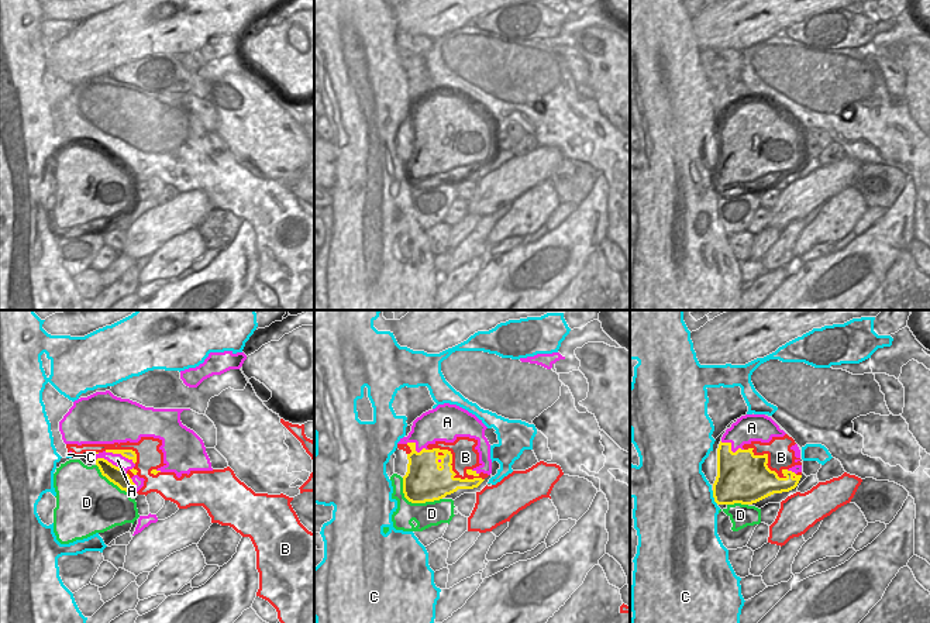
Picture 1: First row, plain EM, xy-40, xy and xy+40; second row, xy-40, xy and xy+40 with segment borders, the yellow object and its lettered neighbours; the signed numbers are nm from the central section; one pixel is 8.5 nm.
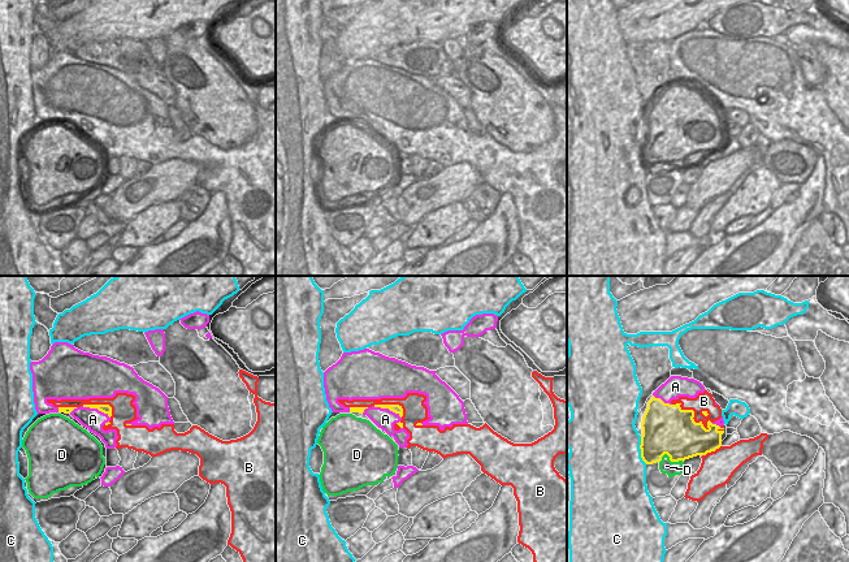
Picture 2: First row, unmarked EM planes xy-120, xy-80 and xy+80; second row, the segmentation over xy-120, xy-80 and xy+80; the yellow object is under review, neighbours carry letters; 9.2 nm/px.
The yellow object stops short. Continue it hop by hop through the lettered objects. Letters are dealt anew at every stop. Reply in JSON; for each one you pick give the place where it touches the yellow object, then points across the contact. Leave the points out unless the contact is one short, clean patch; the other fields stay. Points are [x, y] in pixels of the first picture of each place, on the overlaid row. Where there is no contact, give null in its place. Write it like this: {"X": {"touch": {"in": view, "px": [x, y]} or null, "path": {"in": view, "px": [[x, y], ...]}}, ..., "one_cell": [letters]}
{"D": {"touch": {"in": "xy", "px": [414, 502]}}, "one_cell": ["D"]}

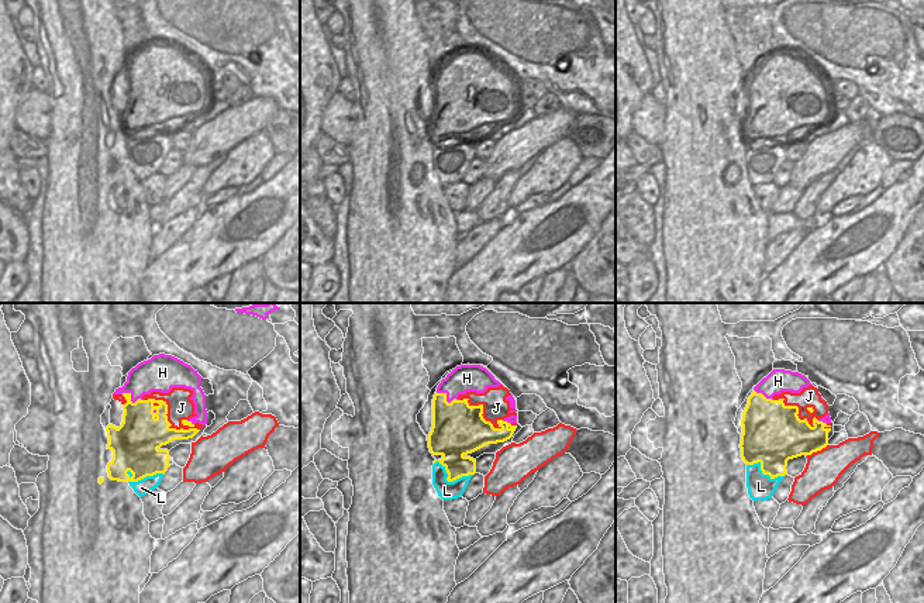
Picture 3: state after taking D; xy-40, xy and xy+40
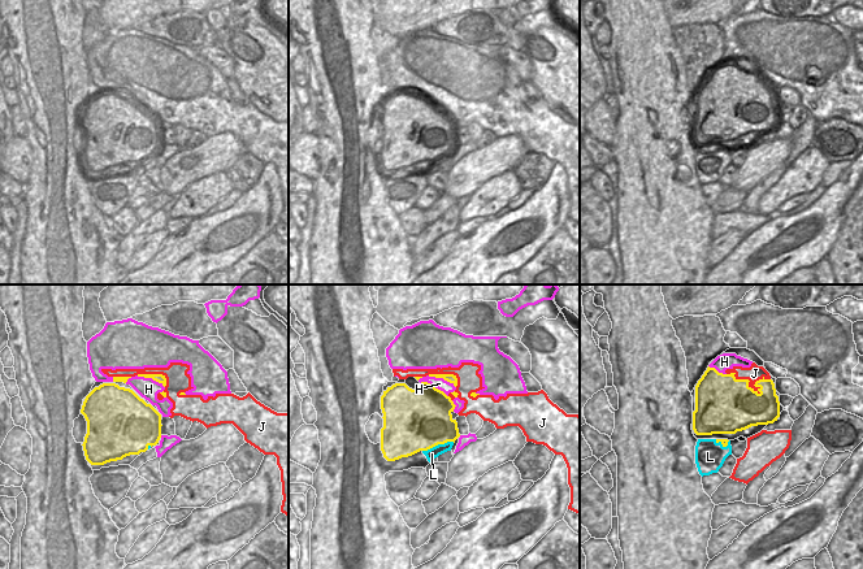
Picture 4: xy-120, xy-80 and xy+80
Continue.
{"one_cell": []}

